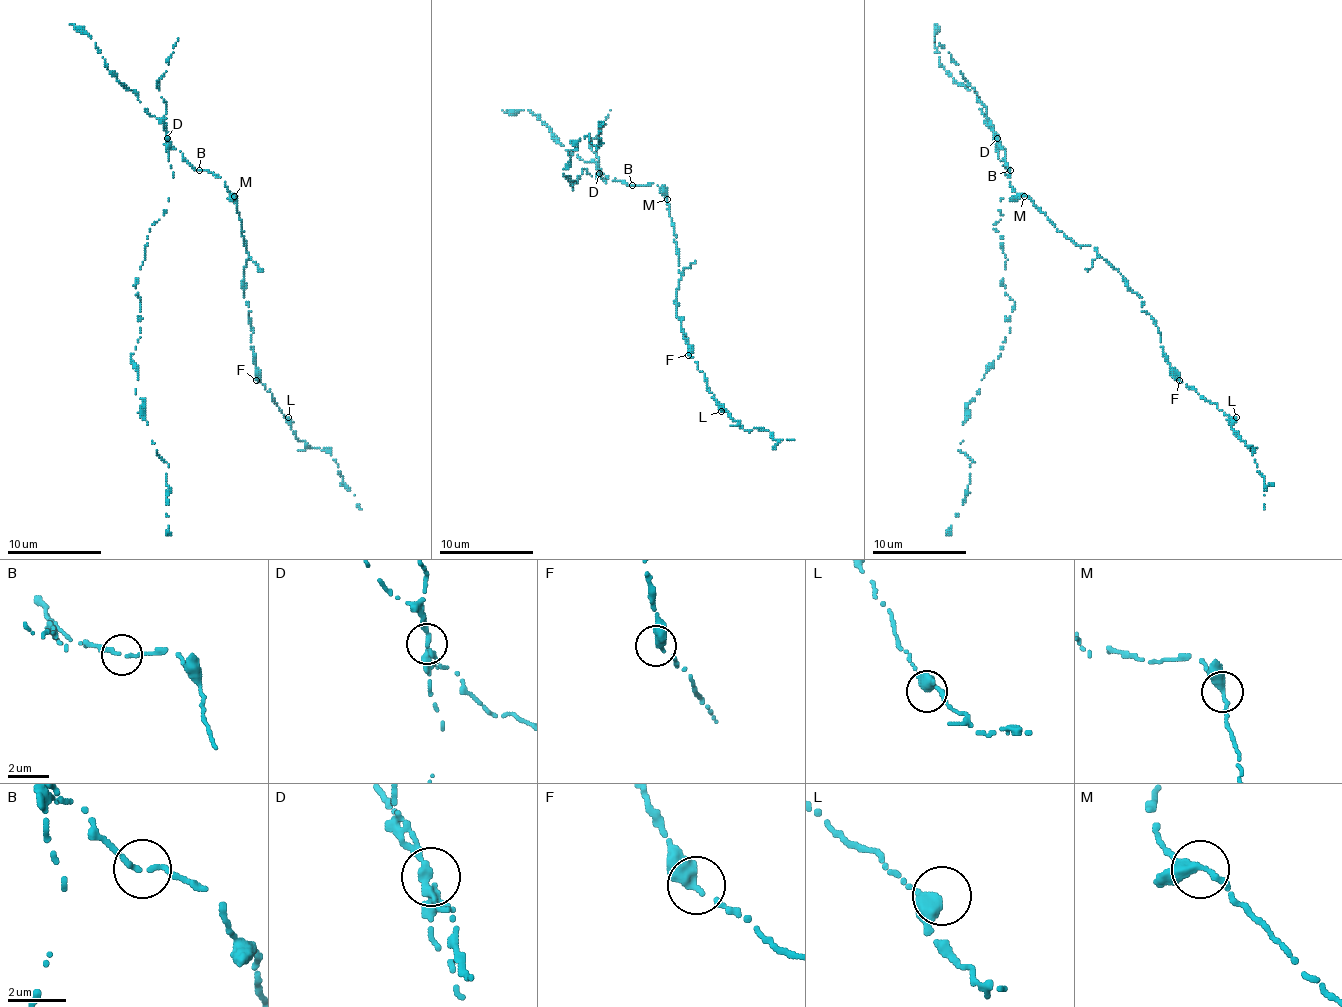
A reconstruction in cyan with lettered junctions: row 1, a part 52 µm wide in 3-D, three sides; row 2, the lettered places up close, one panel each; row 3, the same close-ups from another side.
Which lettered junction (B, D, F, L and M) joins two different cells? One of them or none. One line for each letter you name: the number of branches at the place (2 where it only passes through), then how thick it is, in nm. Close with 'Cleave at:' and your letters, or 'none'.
D: branches 3; calibre 240 nm
Cleave at: D

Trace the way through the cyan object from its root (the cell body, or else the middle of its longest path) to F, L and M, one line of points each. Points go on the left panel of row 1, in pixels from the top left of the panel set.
F: (199, 170), (218, 175), (237, 201), (248, 255), (244, 297), (253, 328), (256, 380)
L: (199, 170), (218, 175), (237, 201), (248, 255), (244, 297), (253, 328), (256, 377), (288, 417)
M: (199, 170), (218, 175), (234, 196)

